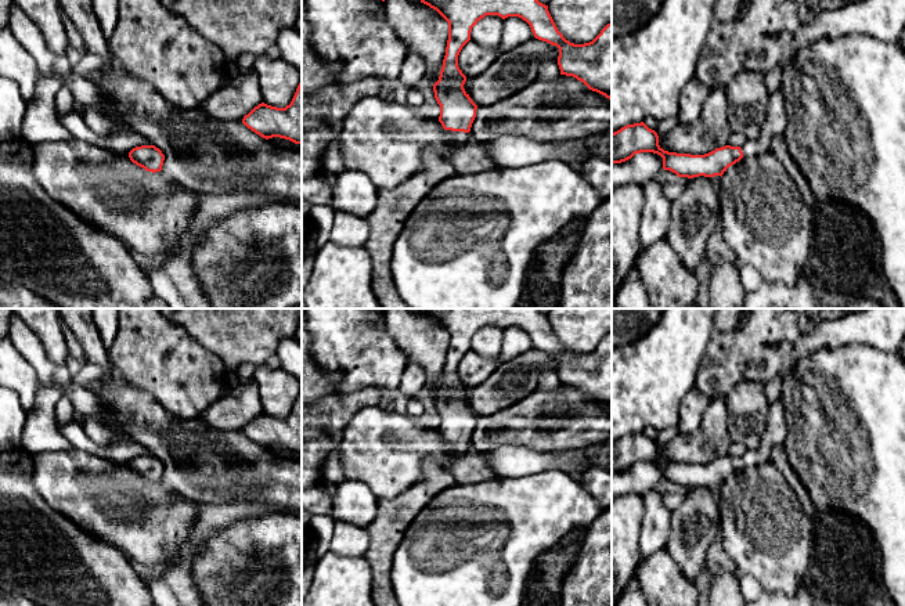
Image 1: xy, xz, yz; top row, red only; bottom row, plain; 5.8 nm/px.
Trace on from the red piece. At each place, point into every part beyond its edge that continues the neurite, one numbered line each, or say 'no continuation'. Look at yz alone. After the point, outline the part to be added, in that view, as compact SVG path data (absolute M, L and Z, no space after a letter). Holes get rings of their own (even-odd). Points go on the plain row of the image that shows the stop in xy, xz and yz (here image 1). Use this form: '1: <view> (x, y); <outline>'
1: yz (775, 433); M779 397L771 404L767 415L767 428L761 437L761 443L756 450L747 450L742 458L743 468L762 466L769 462L771 452L775 447L783 446L787 437L787 421Z

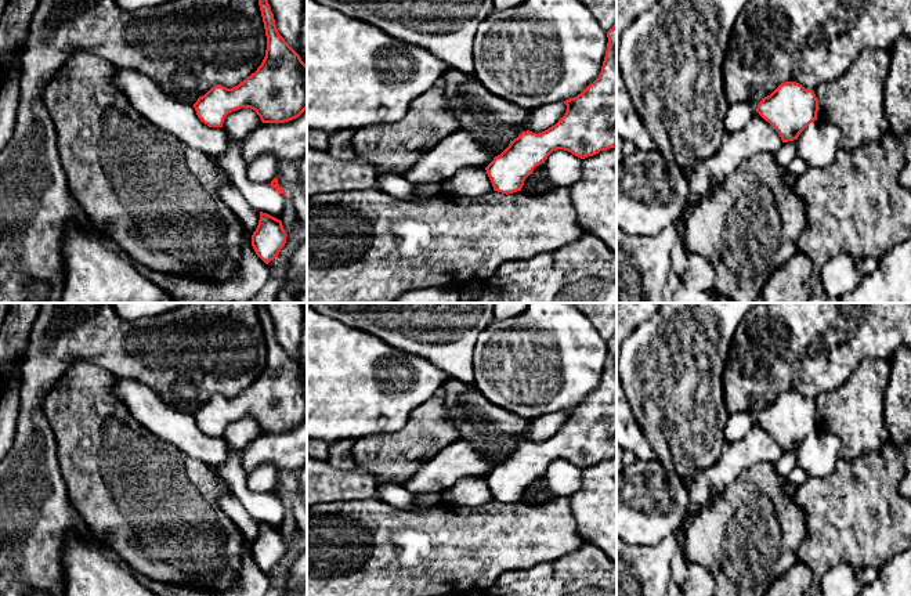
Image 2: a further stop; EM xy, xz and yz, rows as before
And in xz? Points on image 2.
no continuation

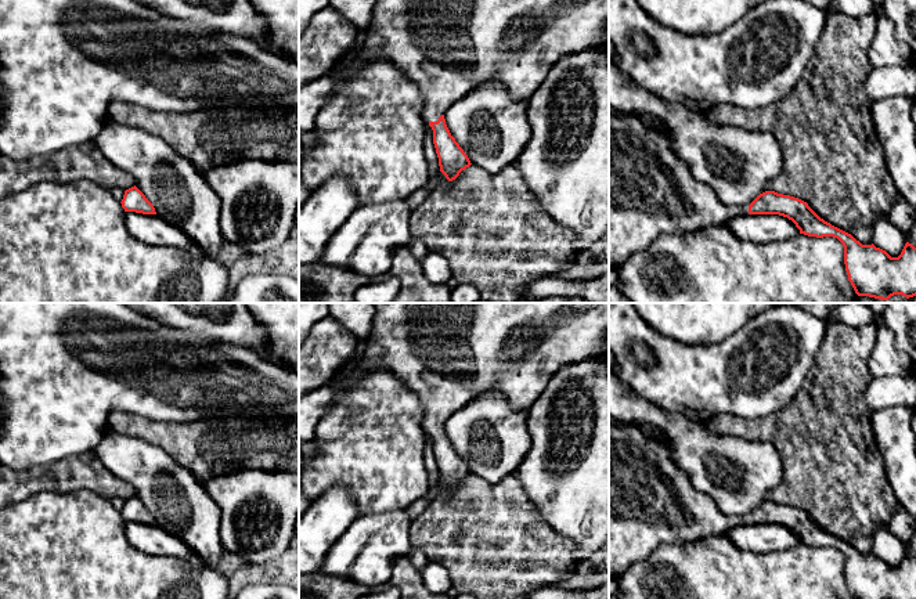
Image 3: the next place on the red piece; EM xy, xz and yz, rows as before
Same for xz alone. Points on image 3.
1: xz (446, 353); M372 303L376 314L360 365L343 375L351 385L368 368L389 368L419 398L426 433L437 432L447 419L488 390L502 393L513 409L530 408L549 379L563 367L609 349L609 303Z

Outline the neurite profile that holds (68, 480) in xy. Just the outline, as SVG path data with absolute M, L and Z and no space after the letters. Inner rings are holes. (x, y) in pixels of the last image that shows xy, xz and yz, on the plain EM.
M94 452L68 457L29 470L0 466L0 509L40 491L73 490L90 490L111 501L126 501L136 494L134 487L107 469Z

